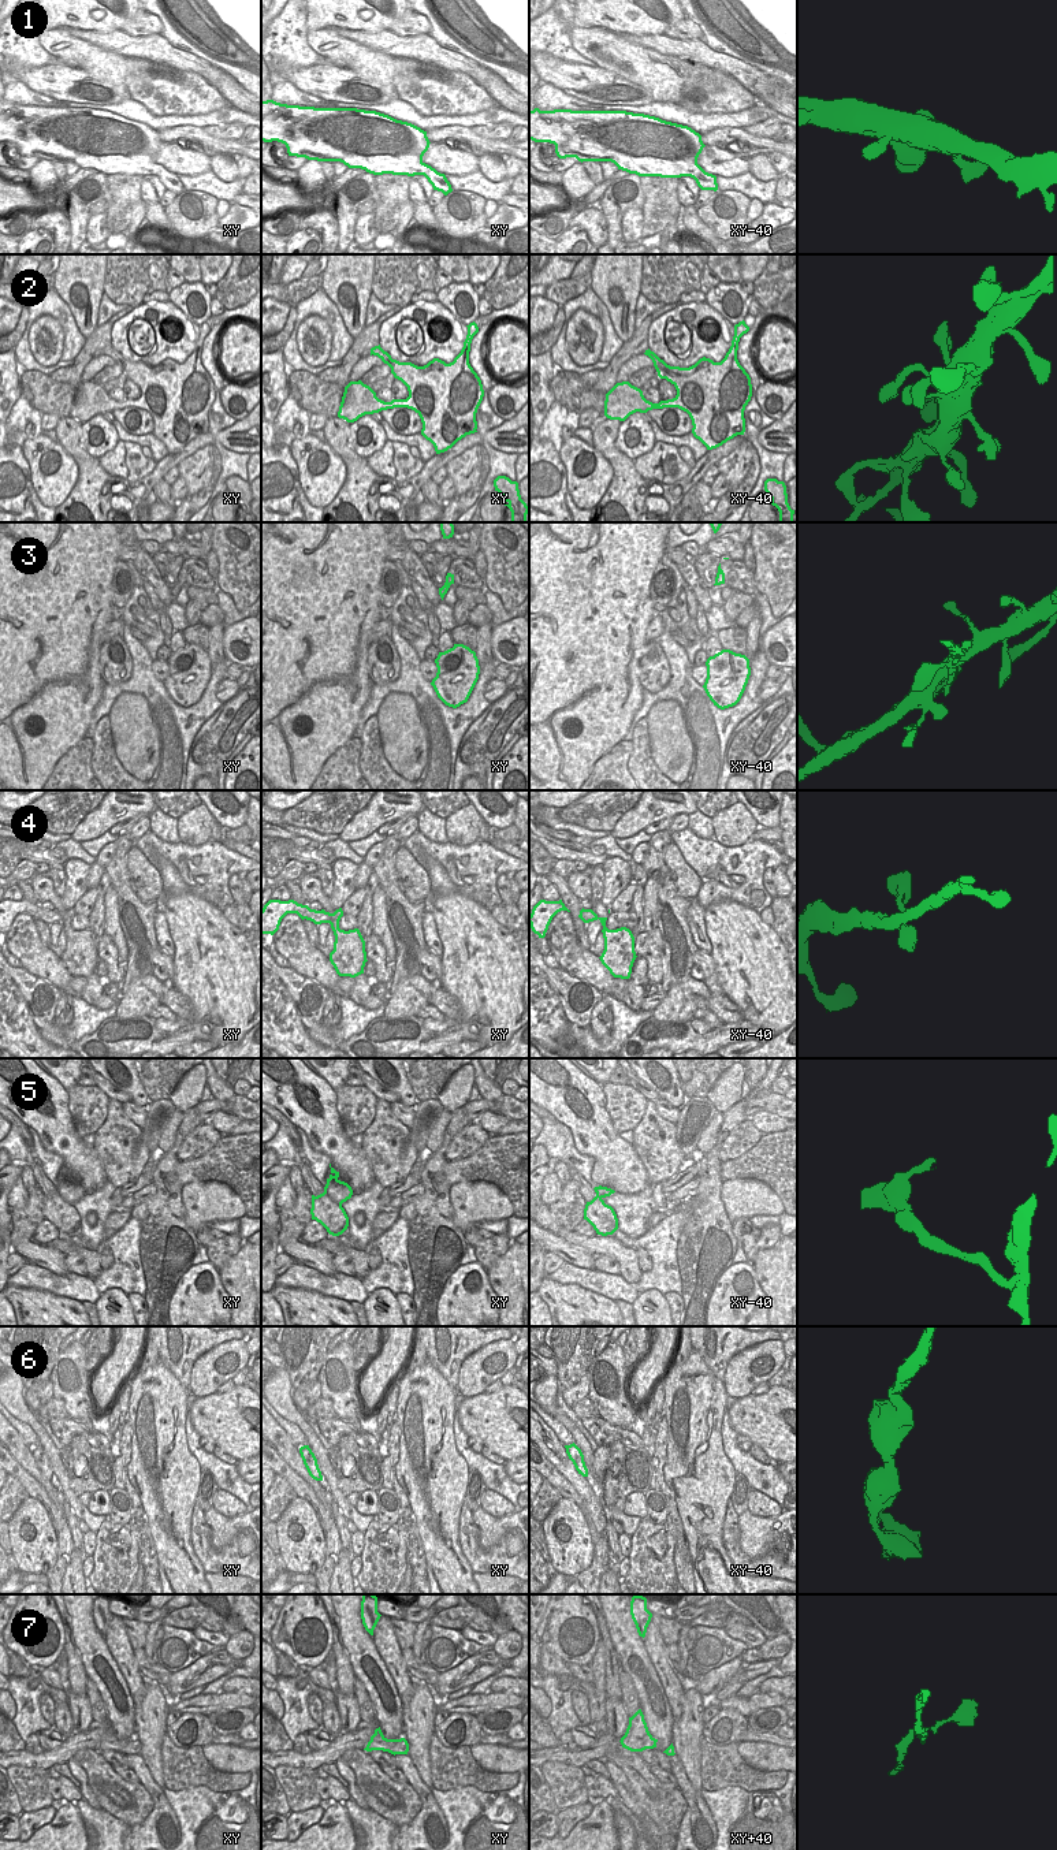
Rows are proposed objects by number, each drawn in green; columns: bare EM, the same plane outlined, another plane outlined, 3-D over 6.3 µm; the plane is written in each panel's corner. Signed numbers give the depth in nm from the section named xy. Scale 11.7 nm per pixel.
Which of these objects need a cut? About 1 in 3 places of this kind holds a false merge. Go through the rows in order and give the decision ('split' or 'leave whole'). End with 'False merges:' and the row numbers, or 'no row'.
1: leave whole
2: leave whole
3: split
4: leave whole
5: split
6: leave whole
7: leave whole
False merges: 3, 5

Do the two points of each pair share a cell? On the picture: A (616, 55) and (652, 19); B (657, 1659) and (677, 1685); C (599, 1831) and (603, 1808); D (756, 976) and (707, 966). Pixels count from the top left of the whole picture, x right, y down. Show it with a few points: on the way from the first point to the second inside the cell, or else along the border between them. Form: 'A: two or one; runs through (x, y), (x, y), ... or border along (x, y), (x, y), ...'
A: two; border along (587, 28), (605, 28), (618, 34)
B: one; runs through (662, 1666), (670, 1678)
C: one; runs through (602, 1826), (605, 1813)
D: two; border along (710, 955), (717, 981), (725, 994)

